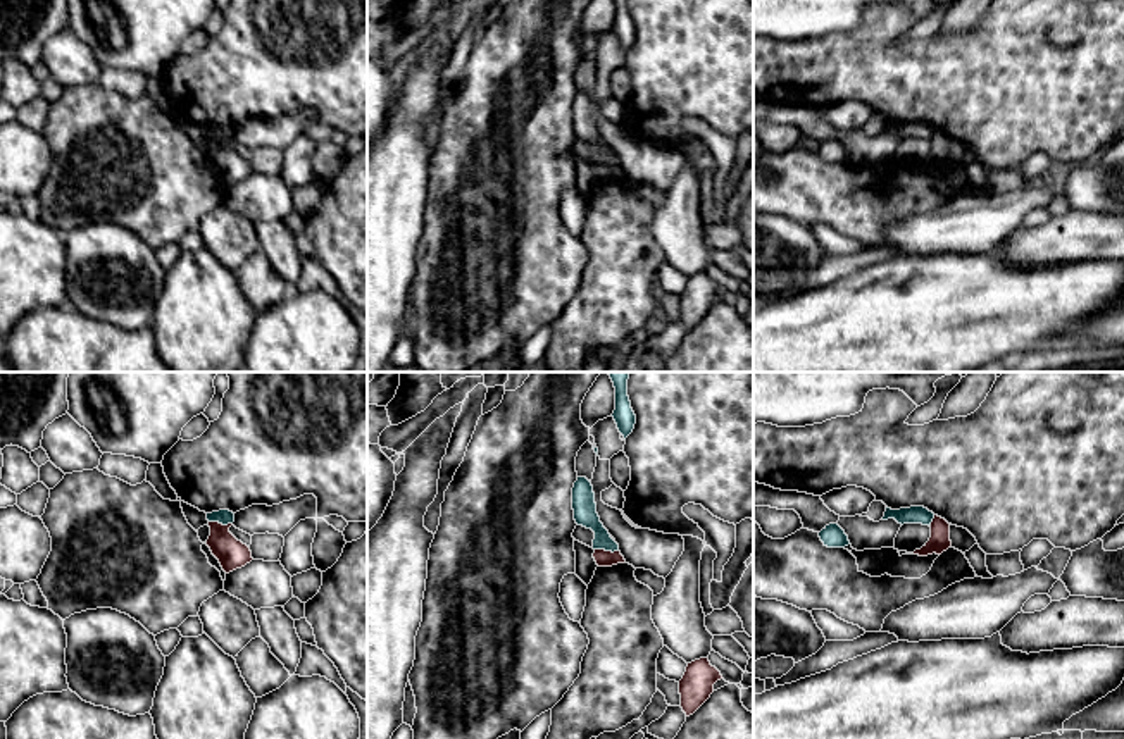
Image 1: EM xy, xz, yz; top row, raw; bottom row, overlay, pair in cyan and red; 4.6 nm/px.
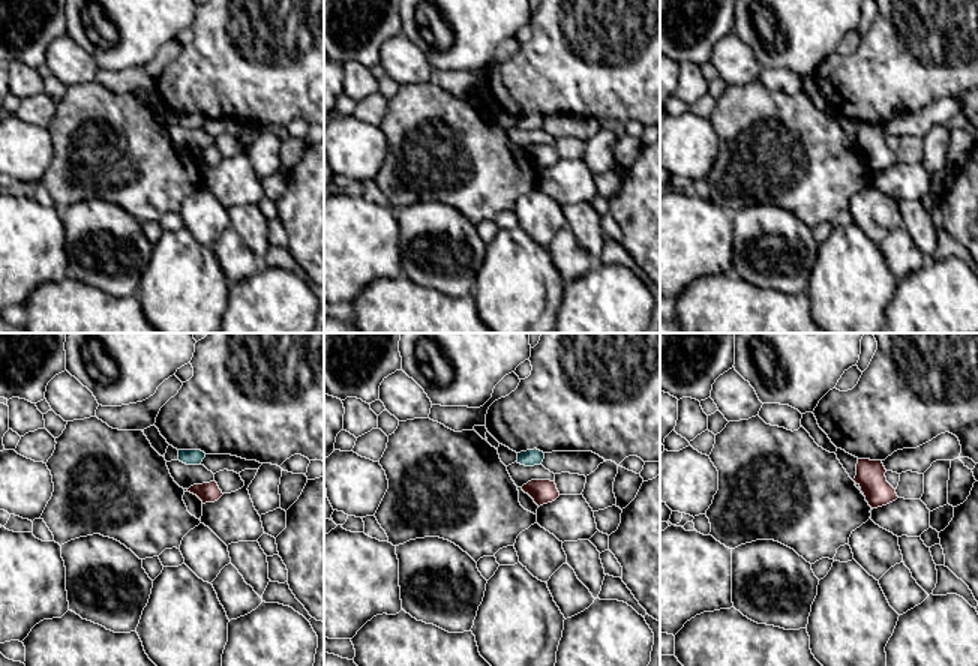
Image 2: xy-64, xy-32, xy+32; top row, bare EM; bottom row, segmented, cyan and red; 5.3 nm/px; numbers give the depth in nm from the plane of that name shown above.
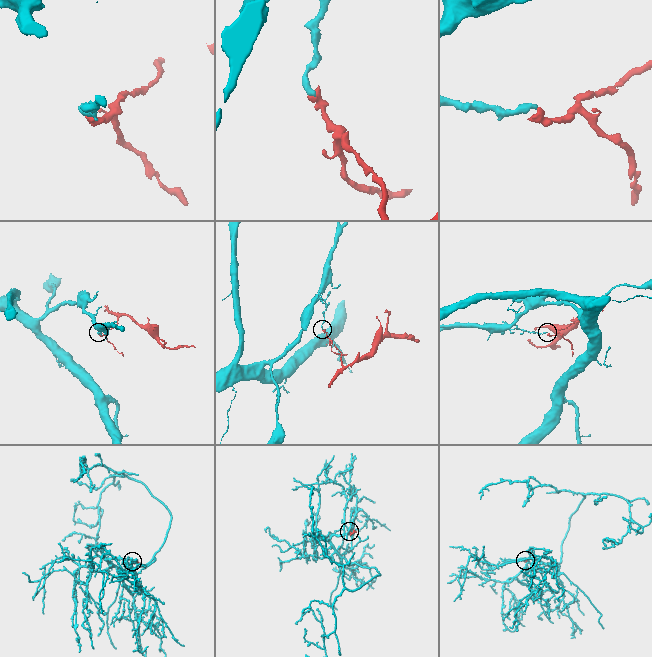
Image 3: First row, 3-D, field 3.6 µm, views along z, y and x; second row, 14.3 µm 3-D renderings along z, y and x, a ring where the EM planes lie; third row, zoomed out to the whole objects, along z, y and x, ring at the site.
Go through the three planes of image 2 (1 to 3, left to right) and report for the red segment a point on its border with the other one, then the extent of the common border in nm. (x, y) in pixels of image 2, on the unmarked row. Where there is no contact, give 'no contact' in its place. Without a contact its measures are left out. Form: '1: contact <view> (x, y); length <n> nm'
1: no contact
2: no contact
3: no contact

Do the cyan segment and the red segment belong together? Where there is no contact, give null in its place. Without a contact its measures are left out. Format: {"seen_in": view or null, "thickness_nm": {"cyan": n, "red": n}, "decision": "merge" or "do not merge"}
{"seen_in": "xy", "thickness_nm": {"cyan": 70, "red": 140}, "decision": "do not merge"}

